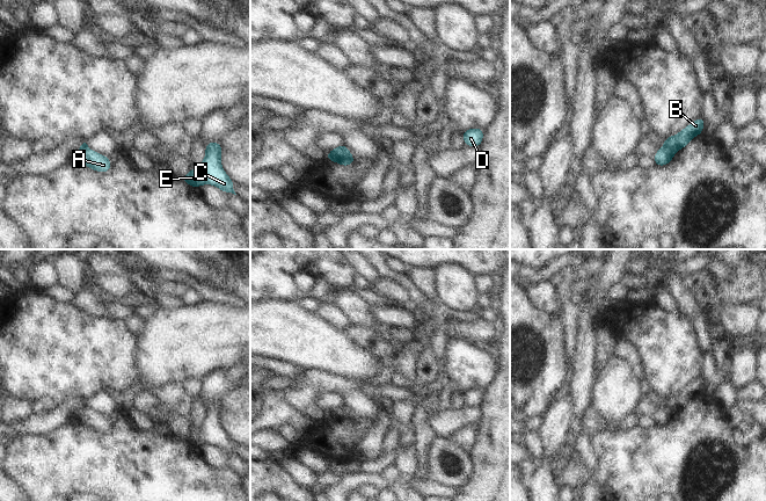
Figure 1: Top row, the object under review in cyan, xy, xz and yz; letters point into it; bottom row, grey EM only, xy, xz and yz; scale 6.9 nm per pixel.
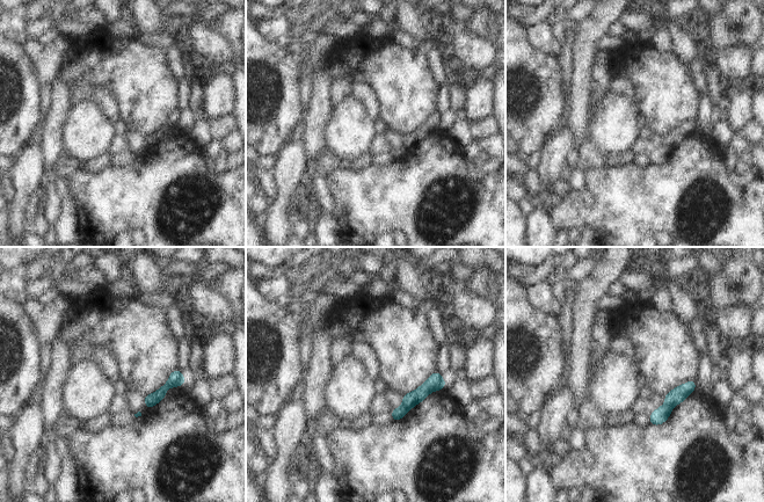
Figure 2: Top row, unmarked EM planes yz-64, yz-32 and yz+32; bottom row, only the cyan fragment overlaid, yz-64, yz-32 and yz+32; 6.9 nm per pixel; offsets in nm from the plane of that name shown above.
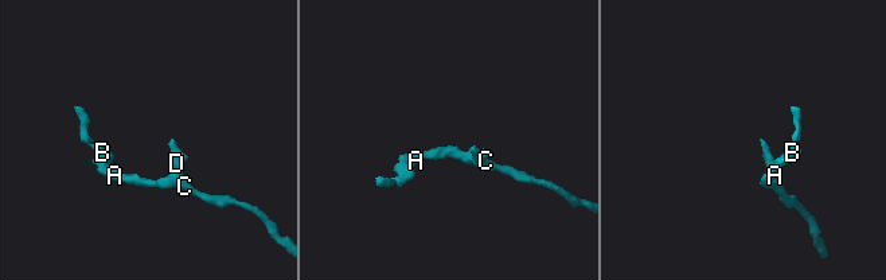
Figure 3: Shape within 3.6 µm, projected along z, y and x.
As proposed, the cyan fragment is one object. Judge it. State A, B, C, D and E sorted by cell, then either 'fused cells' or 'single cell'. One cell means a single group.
groups A C D E / B; fused cells

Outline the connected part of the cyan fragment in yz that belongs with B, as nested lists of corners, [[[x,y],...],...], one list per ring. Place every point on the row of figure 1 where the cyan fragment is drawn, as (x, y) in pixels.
[[[702,117],[695,119],[676,136],[671,136],[664,140],[664,146],[676,152],[685,147],[695,136],[701,135],[705,121]]]

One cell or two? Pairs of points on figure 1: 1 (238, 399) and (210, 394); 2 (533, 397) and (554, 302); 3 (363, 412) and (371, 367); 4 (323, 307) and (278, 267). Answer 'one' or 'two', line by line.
1: two
2: two
3: two
4: two

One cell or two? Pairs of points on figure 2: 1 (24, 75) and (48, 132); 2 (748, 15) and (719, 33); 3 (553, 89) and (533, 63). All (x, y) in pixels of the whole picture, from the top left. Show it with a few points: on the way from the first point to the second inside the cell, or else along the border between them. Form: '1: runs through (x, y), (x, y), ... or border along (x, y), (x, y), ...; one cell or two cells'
1: border along (44, 117), (37, 137); two cells
2: runs through (741, 17), (726, 27); one cell
3: runs through (546, 82), (535, 70); one cell

